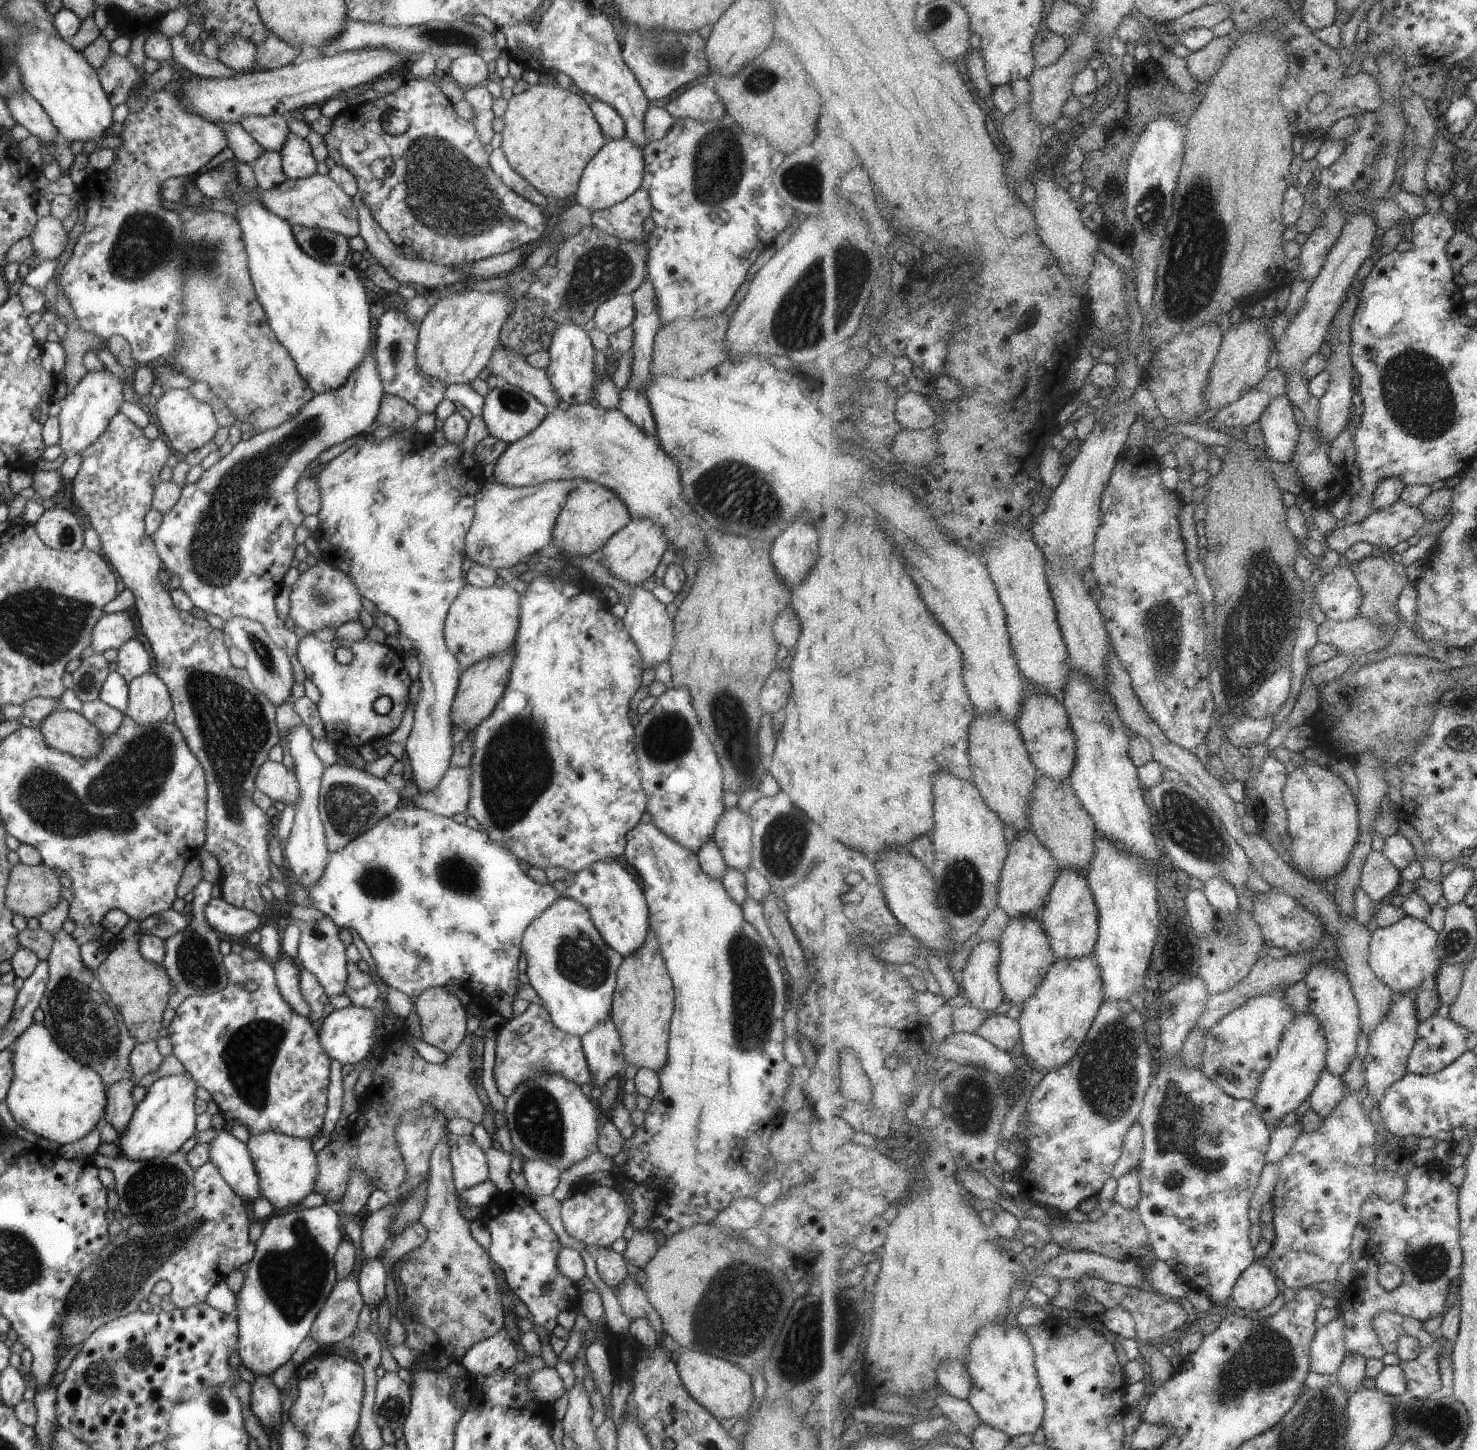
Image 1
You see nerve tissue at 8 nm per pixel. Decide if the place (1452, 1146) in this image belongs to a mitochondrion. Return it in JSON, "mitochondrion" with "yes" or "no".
{"mitochondrion":"no"}

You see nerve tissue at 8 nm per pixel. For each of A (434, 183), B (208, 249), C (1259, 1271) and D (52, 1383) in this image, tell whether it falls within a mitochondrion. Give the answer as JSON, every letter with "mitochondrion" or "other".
{"A":"mitochondrion","B":"mitochondrion","C":"other","D":"other"}

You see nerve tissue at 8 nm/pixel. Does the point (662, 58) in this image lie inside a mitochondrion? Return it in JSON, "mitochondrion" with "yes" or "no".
{"mitochondrion":"yes"}

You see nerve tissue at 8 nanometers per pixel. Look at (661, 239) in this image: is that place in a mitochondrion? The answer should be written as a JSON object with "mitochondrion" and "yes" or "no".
{"mitochondrion":"no"}

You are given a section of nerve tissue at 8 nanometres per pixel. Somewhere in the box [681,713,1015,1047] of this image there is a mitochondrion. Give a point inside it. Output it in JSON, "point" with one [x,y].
{"point":[784,839]}

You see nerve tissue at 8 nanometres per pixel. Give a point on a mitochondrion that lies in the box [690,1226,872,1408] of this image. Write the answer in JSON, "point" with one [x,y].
{"point":[814,1333]}

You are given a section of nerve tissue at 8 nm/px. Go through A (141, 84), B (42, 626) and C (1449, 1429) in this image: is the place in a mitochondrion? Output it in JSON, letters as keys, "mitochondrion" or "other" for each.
{"A":"other","B":"mitochondrion","C":"mitochondrion"}

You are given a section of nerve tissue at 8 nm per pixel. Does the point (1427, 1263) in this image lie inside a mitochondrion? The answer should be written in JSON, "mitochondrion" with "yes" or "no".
{"mitochondrion":"yes"}

